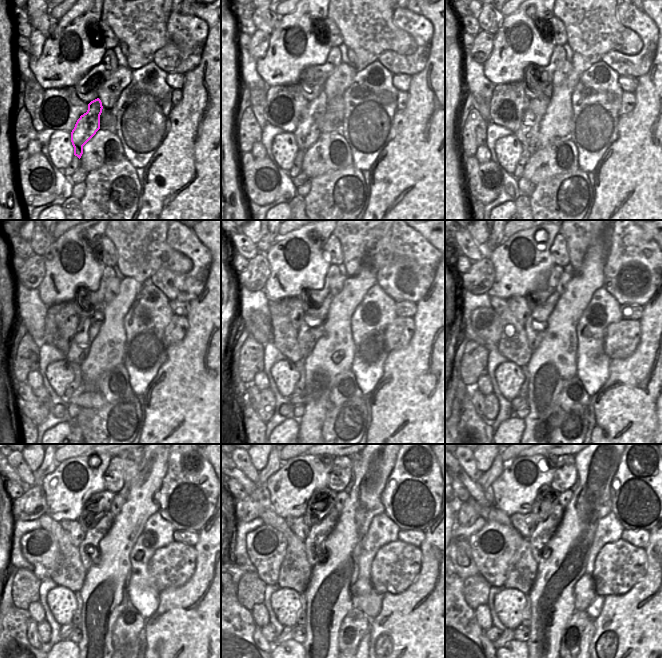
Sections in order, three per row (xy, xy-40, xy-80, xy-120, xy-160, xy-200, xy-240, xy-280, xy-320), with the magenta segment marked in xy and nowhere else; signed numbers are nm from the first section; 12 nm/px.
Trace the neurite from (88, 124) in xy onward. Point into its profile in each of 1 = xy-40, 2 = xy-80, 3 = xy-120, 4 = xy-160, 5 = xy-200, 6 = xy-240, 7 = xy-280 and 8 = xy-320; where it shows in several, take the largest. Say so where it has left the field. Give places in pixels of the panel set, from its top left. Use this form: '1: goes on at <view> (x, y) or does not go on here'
1: goes on at xy-40 (307, 132)
2: goes on at xy-80 (527, 133)
3: goes on at xy-120 (88, 328)
4: goes on at xy-160 (312, 328)
5: goes on at xy-200 (536, 325)
6: goes on at xy-240 (89, 548)
7: goes on at xy-280 (319, 532)
8: goes on at xy-320 (545, 529)

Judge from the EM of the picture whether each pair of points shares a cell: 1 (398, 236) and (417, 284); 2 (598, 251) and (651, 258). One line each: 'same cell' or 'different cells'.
1: same cell
2: different cells

